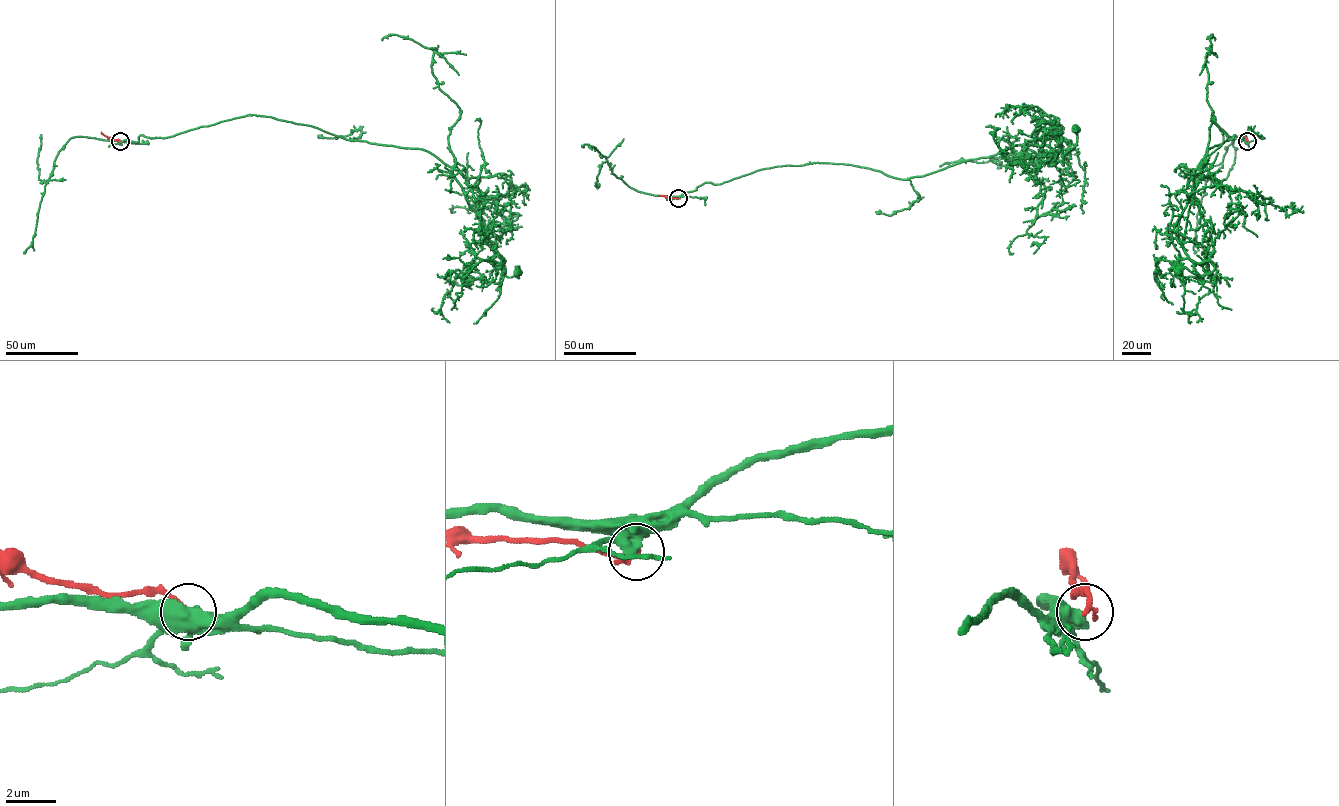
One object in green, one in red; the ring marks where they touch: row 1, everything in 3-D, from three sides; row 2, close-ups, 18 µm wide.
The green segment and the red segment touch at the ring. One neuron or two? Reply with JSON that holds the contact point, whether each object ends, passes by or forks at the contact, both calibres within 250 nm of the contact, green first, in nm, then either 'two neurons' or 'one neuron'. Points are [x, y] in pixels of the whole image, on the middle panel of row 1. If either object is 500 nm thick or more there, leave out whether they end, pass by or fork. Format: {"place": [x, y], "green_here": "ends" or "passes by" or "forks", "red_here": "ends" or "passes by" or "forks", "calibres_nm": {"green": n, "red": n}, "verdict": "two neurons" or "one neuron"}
{"place": [678, 198], "calibres_nm": {"green": 500, "red": 240}, "verdict": "two neurons"}

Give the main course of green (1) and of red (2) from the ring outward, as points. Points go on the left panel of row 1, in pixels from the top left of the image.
1: (120, 141), (164, 138), (255, 115), (351, 140), (425, 150), (451, 168), (504, 260), (504, 274), (519, 271)
2: (120, 141), (109, 138), (101, 132)

